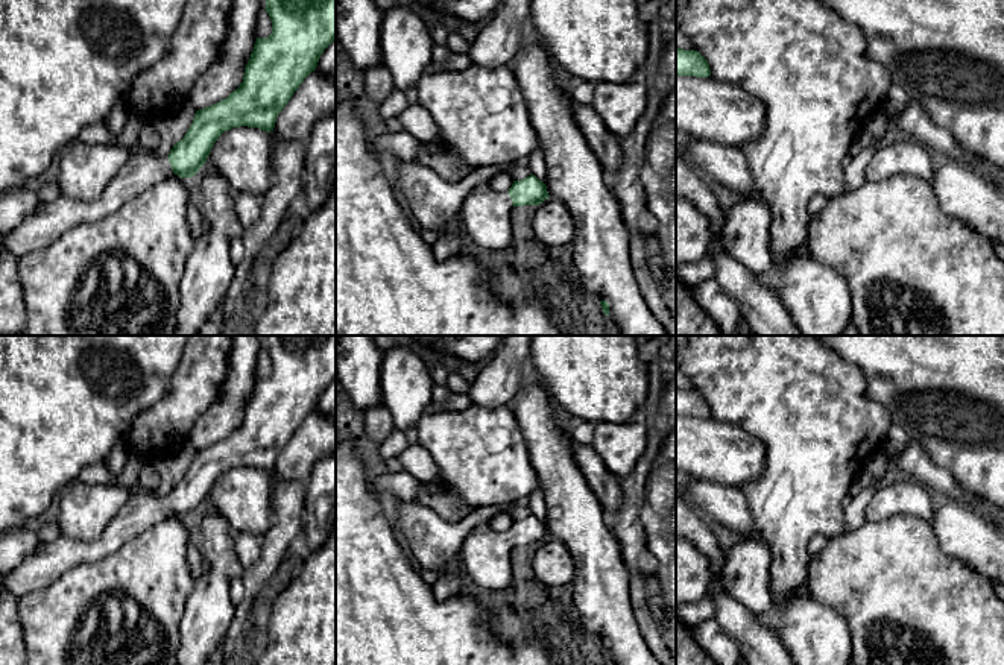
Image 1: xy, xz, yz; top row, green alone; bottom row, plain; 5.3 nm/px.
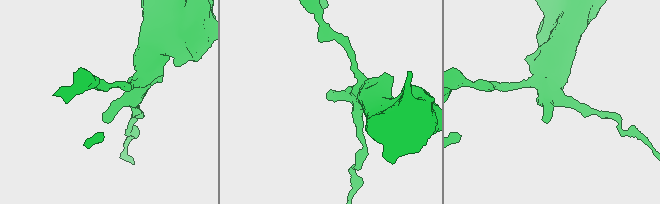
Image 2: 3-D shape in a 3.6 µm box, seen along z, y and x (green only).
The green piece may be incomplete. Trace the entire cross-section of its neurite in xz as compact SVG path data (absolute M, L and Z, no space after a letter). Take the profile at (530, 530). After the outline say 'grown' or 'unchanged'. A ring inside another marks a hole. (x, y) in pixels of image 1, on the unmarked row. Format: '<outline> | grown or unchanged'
M530 515L521 521L513 521L512 527L507 531L497 531L489 525L489 522L478 524L469 531L460 547L459 559L462 563L462 569L480 588L492 591L510 588L513 581L510 551L515 547L539 545L548 537L550 536L547 531L547 525L535 515Z | grown

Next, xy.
M266 336L264 349L272 360L272 373L267 378L257 378L245 407L243 422L226 439L196 451L187 474L167 496L137 487L97 541L84 542L59 536L49 544L39 544L17 568L5 574L2 589L23 597L50 586L79 563L102 560L173 513L179 518L193 518L207 503L214 483L225 471L240 466L273 471L278 454L304 419L316 410L324 390L336 380L336 336Z | grown

